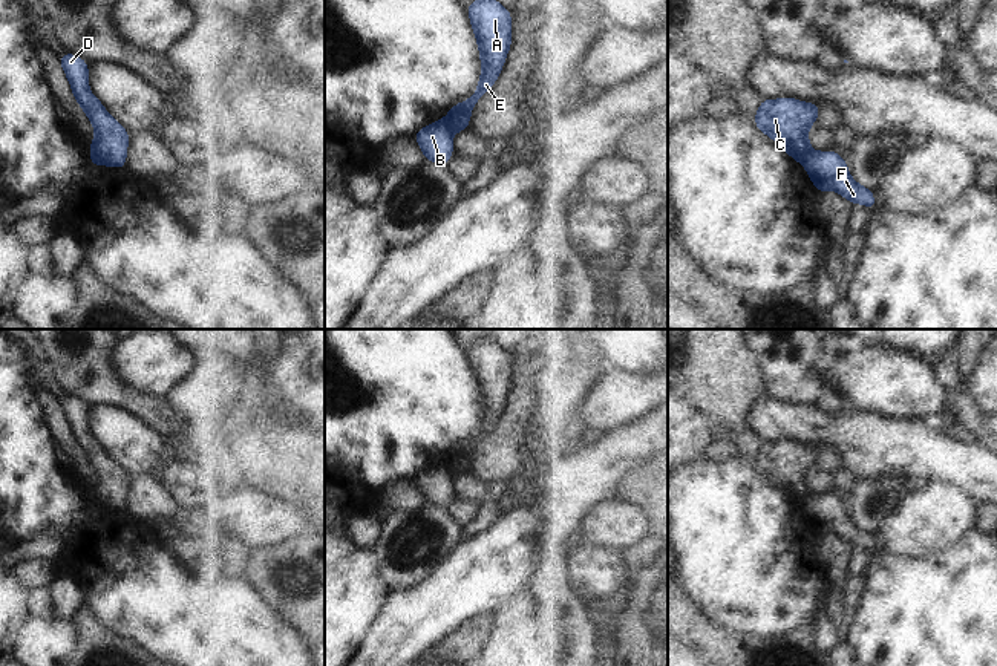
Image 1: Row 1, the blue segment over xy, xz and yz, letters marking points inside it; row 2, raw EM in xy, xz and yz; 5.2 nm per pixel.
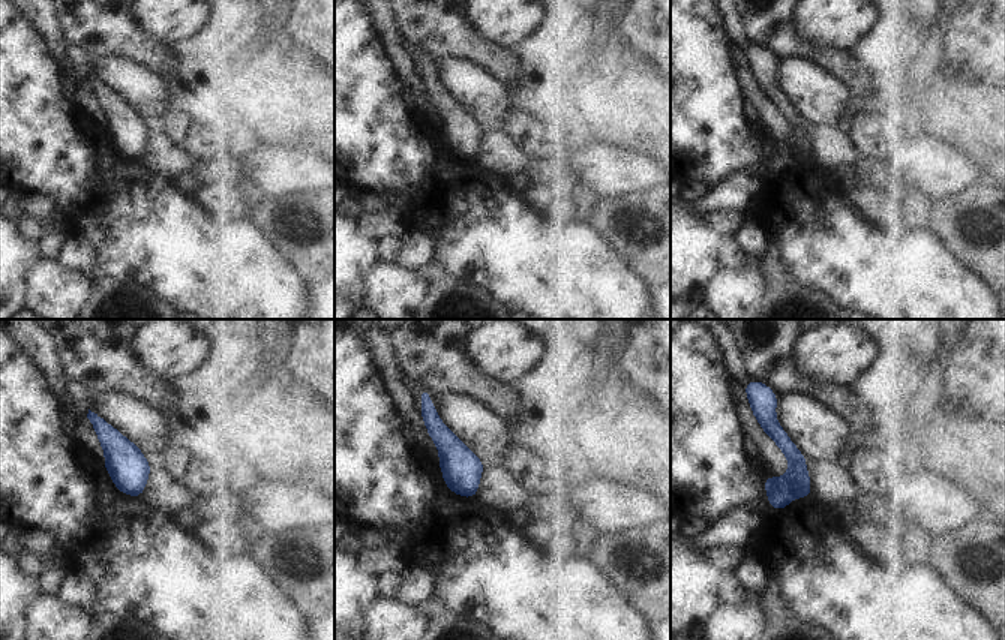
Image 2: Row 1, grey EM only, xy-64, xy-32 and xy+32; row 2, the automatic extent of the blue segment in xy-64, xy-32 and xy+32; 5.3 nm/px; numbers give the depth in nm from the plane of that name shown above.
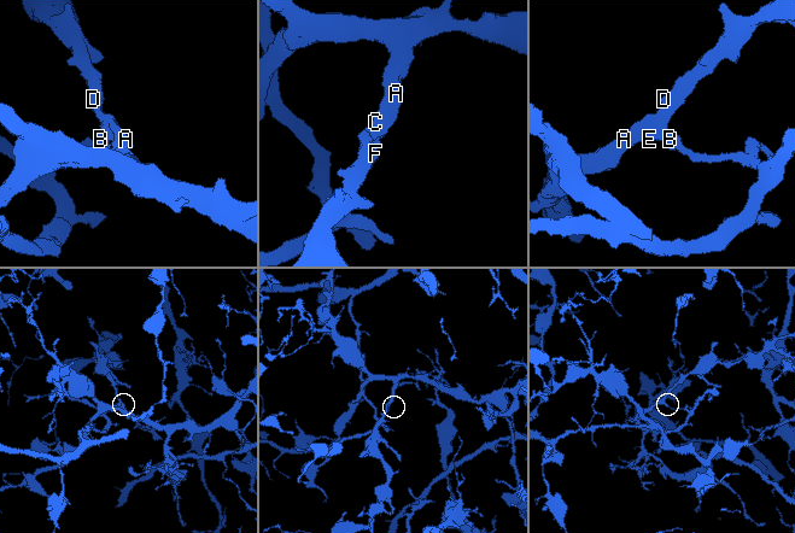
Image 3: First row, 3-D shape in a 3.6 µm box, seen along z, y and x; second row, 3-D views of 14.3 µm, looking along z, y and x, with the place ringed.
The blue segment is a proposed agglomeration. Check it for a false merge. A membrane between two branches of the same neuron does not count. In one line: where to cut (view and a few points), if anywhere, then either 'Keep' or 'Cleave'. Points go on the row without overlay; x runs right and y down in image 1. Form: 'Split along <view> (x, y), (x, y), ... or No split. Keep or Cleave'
Split along xz (441, 463), (454, 473). Cleave.

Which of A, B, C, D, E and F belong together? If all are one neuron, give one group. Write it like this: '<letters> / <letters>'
A C D E / B F

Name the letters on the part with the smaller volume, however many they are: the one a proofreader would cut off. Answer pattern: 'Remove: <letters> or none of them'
Remove: B, F

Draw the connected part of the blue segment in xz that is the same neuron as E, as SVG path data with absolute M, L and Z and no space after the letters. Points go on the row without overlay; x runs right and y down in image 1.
M492 338L473 343L467 351L481 401L481 420L476 433L463 446L453 447L443 461L453 475L469 473L472 452L496 426L512 390L512 357Z

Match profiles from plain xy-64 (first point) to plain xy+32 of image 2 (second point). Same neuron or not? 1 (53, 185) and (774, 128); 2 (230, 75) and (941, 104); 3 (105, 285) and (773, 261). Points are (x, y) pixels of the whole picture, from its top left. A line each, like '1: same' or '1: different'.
1: different
2: same
3: same

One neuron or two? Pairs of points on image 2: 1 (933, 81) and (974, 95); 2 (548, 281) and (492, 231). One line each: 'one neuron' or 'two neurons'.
1: one neuron
2: one neuron

